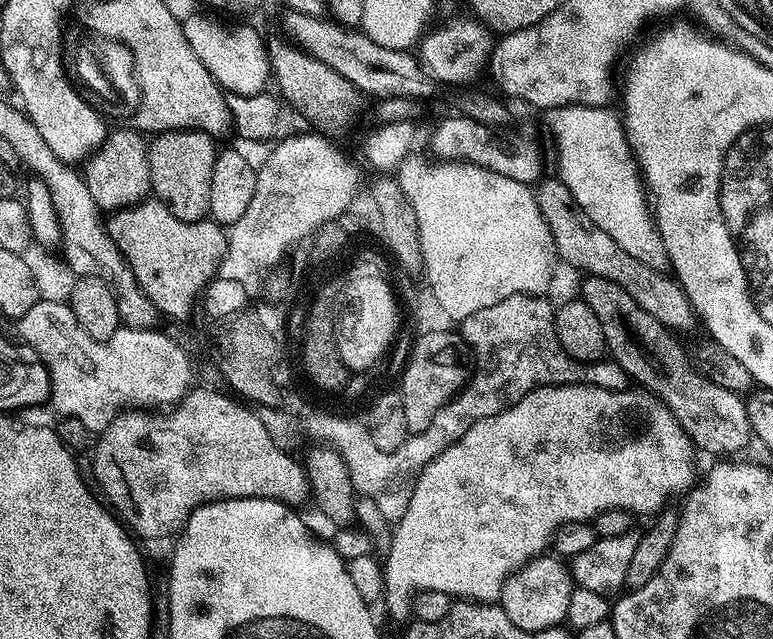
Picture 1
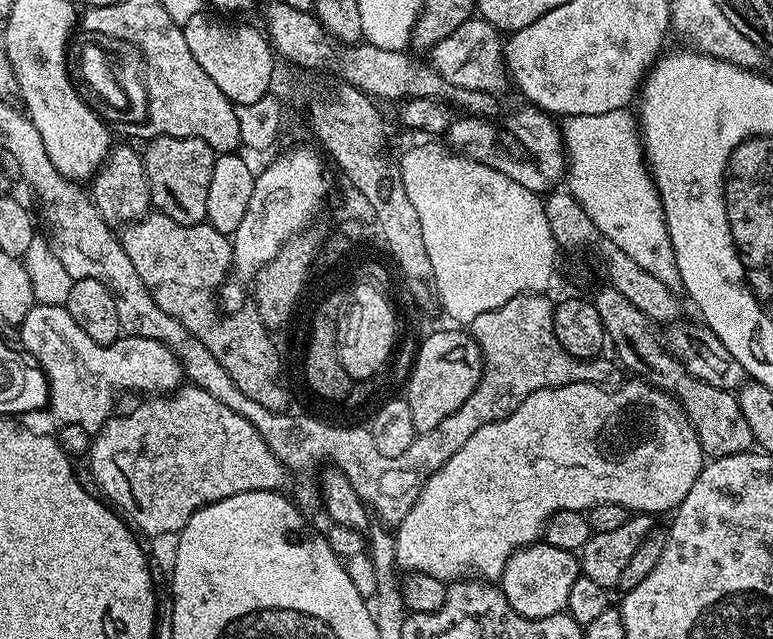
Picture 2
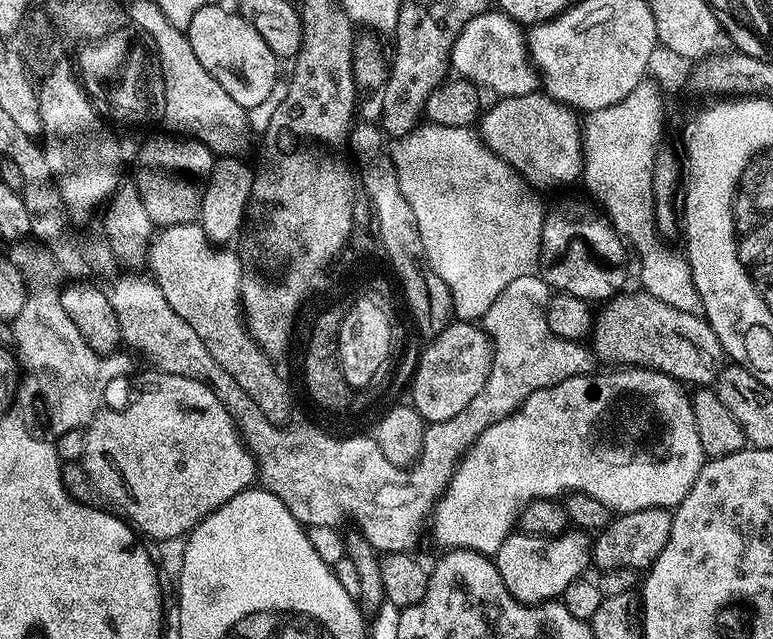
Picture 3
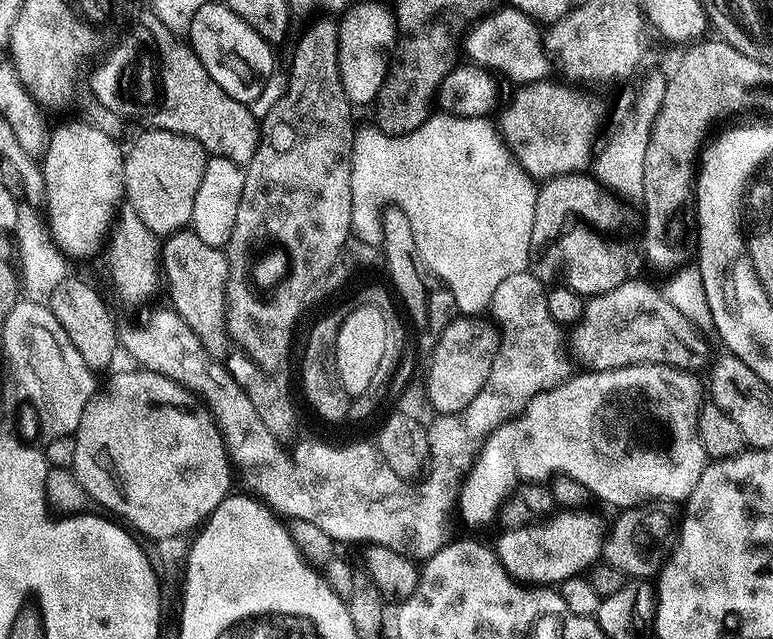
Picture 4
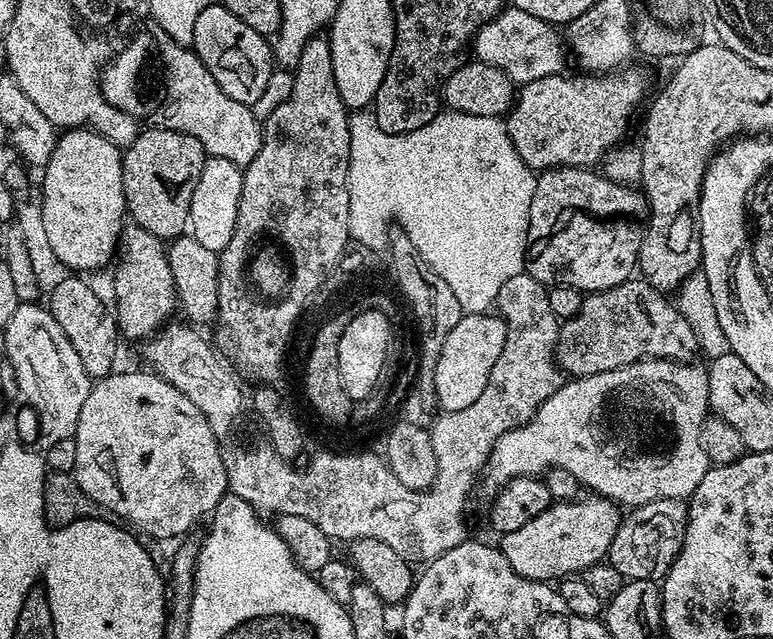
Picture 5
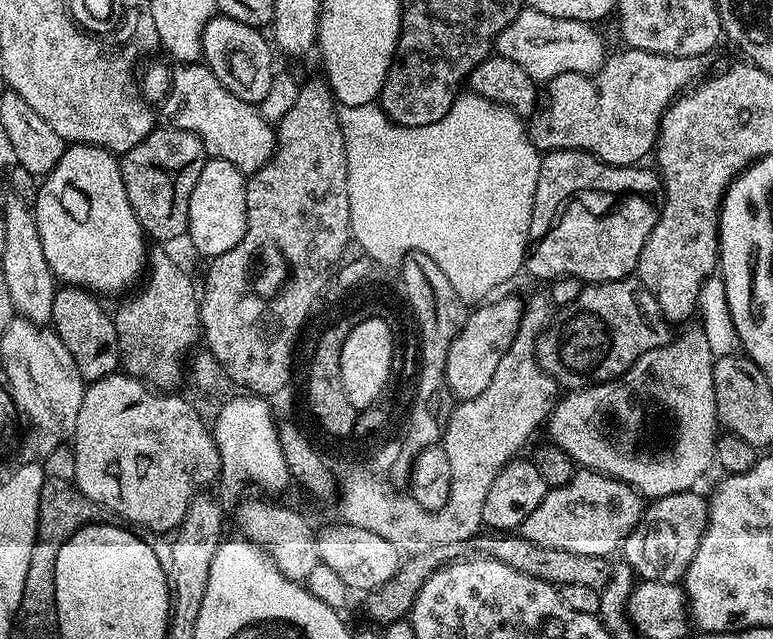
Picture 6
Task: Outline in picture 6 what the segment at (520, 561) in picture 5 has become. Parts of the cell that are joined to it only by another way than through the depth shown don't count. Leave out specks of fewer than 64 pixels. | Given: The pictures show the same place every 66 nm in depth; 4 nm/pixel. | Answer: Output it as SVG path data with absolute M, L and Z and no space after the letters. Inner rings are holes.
M587 470L573 471L570 482L566 486L549 488L547 494L538 502L538 507L530 513L530 518L522 522L518 529L519 535L539 548L552 548L558 552L569 552L578 556L611 557L611 552L621 547L627 536L632 533L634 526L644 515L645 501L639 492L621 480L603 476L600 472Z

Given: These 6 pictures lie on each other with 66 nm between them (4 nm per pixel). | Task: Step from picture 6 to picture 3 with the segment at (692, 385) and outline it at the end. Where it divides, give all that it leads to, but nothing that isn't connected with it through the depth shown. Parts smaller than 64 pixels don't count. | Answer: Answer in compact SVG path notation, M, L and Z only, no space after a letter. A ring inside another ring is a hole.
M624 366L619 370L608 371L612 372L606 373L605 376L593 374L566 378L566 382L558 382L558 386L550 386L530 394L530 398L526 398L526 402L517 412L511 412L509 416L502 418L502 422L494 422L494 426L490 426L472 443L468 453L456 465L452 480L444 489L443 495L437 499L434 505L434 515L431 517L431 520L433 519L432 532L436 535L437 542L441 544L441 549L469 548L474 552L494 554L502 546L505 538L512 535L518 517L529 503L541 498L559 497L559 492L562 492L561 494L584 492L599 502L605 503L616 514L641 512L647 508L672 510L682 502L682 498L686 498L690 486L694 486L694 478L698 478L698 474L706 462L702 442L698 438L698 426L694 418L689 389L673 376L667 376L664 372L655 372L652 368Z

